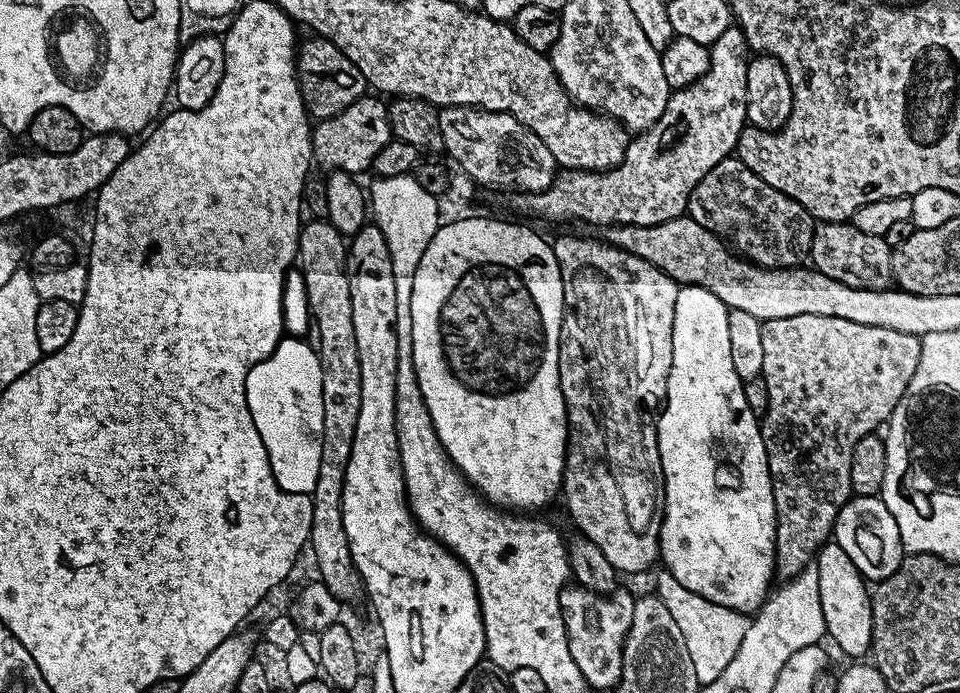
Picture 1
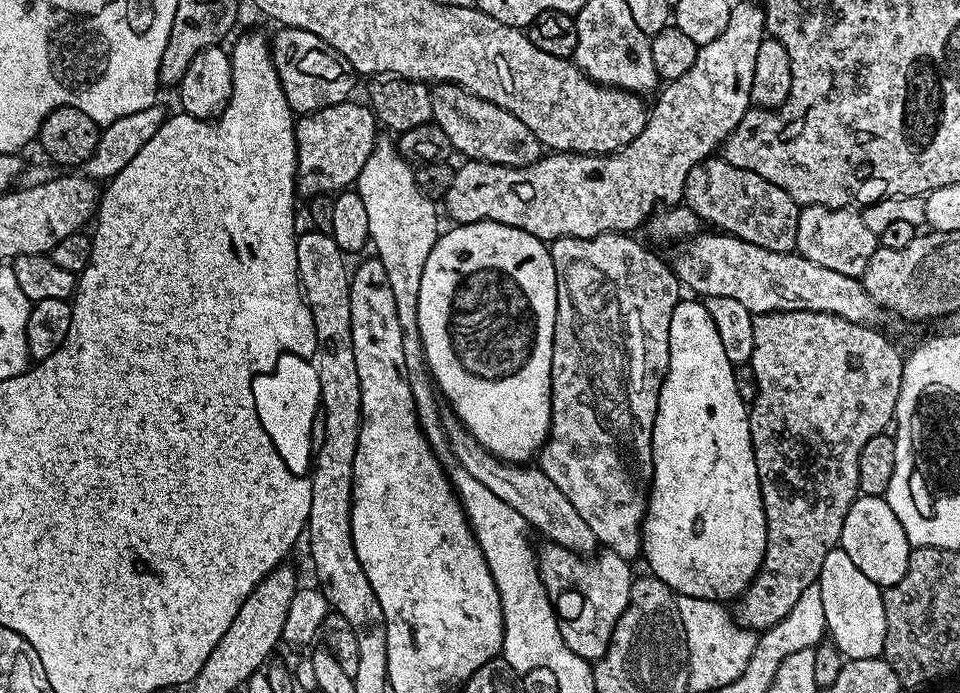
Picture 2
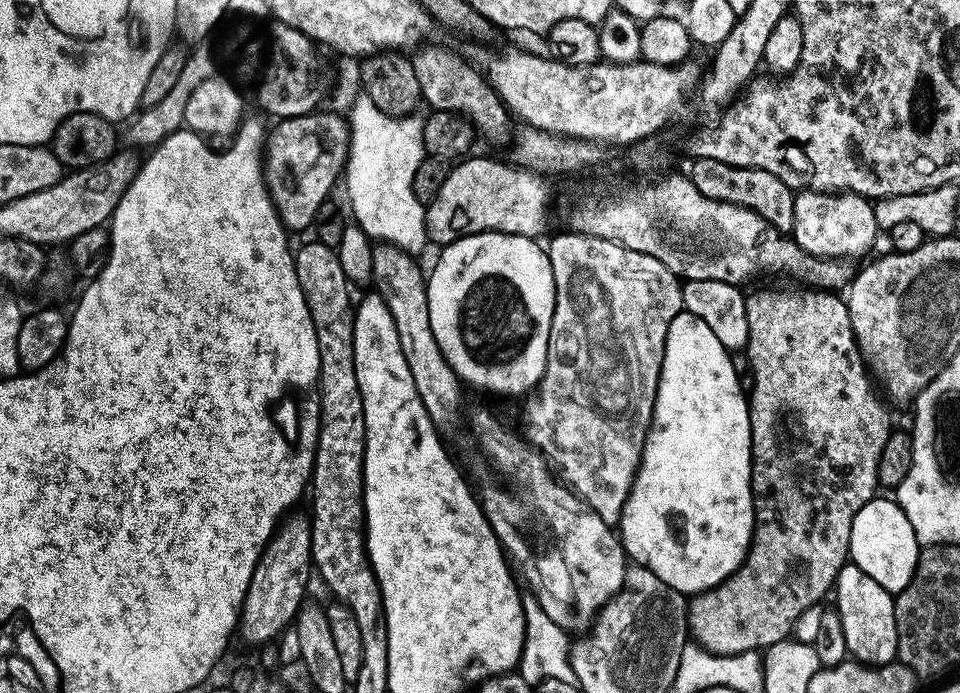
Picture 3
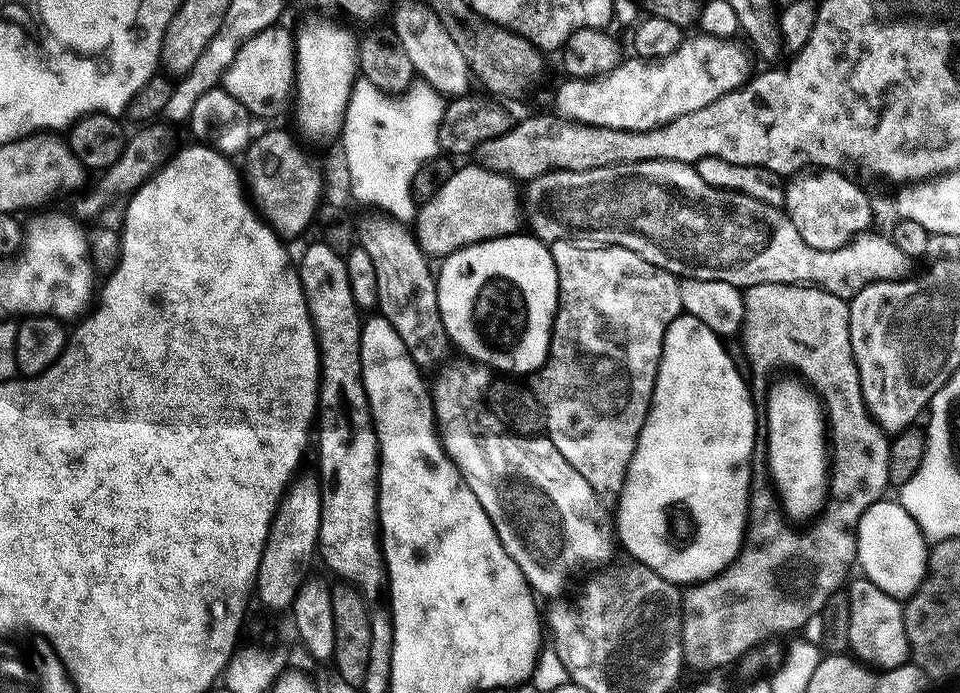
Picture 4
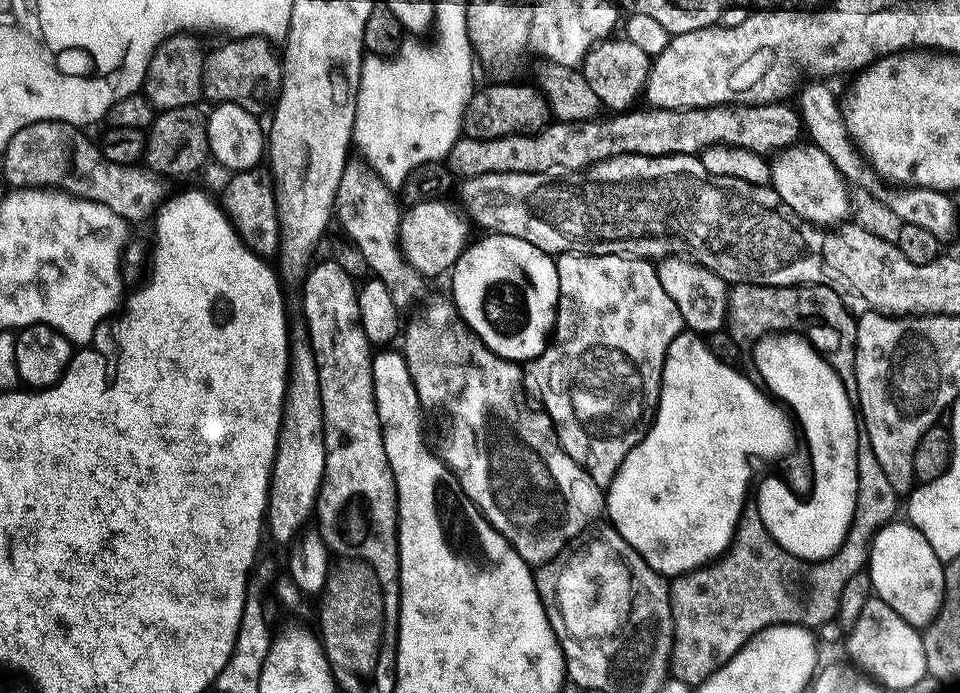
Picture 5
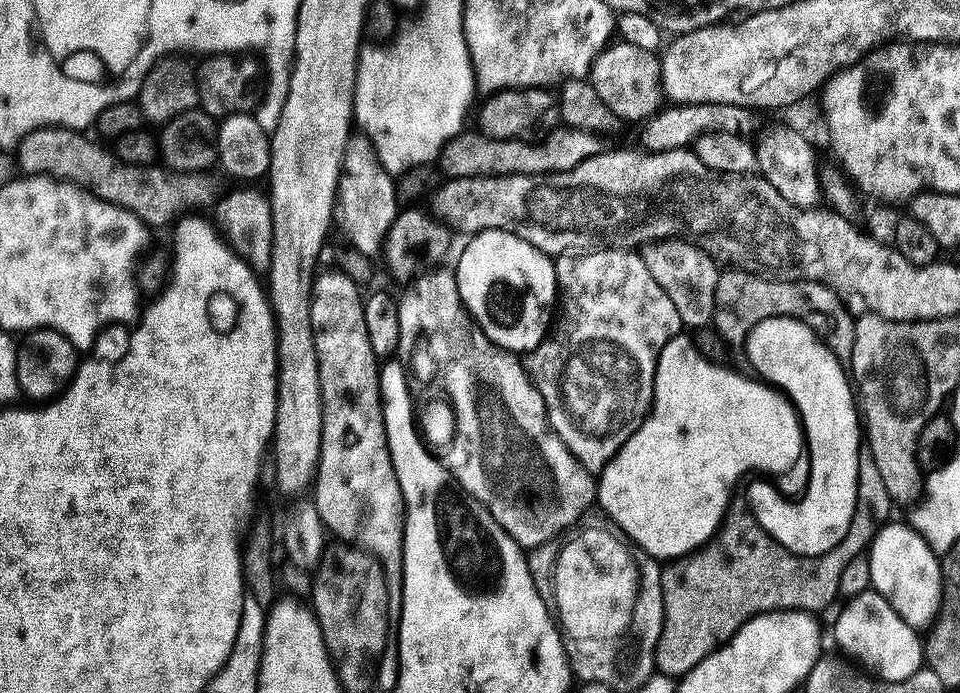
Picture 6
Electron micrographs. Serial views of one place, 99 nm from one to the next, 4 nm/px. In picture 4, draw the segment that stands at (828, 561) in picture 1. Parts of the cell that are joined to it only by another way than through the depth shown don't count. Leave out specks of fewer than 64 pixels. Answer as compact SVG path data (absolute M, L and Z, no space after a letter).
M866 578L859 579L853 579L846 588L849 598L848 648L865 665L876 670L897 668L899 664L909 663L910 653L901 601L874 586L874 582Z

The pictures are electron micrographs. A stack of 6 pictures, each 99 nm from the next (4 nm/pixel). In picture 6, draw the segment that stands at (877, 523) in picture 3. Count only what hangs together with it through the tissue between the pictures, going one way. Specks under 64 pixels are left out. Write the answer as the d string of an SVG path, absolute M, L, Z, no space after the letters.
M888 522L873 535L870 541L872 552L867 555L872 575L871 587L894 606L911 628L927 629L940 611L940 566L941 561L932 547L915 528Z

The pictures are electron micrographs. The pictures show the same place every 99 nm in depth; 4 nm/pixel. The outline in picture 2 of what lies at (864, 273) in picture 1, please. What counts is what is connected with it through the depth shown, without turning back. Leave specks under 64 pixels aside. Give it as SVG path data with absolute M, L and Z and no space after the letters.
M806 204L801 207L795 251L810 258L810 262L818 262L818 266L826 266L826 270L838 270L838 274L860 278L877 247L877 233L866 226L859 211L851 207L827 208L821 204Z

